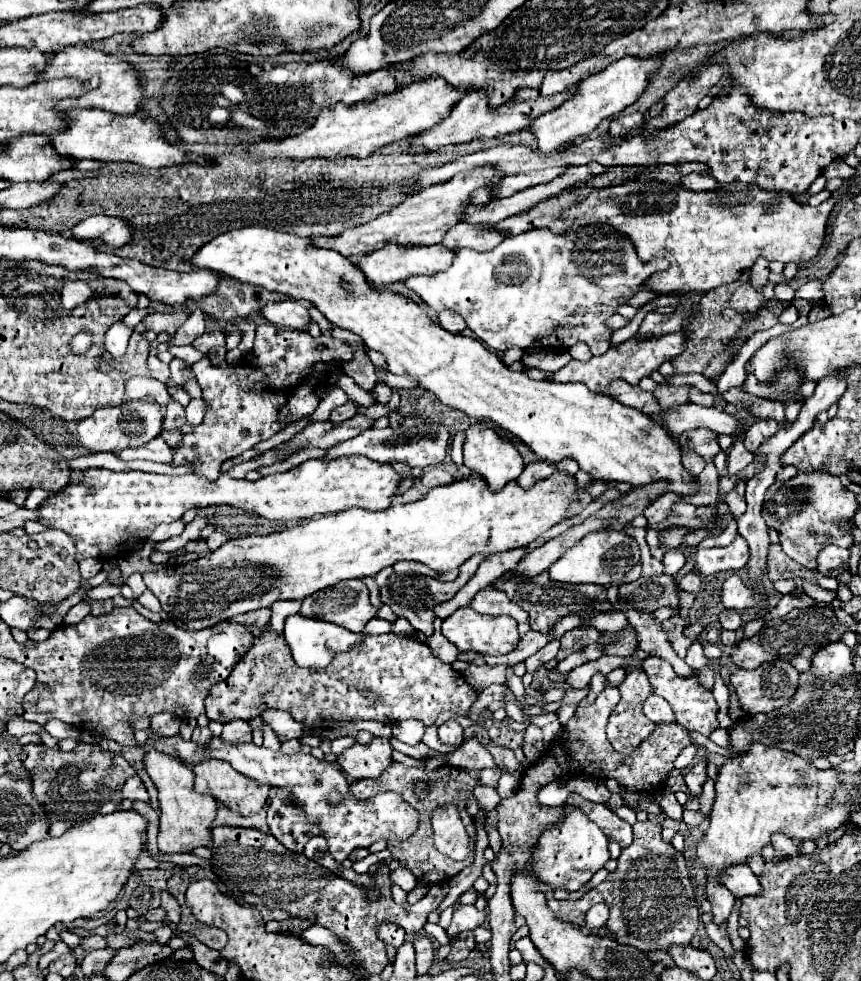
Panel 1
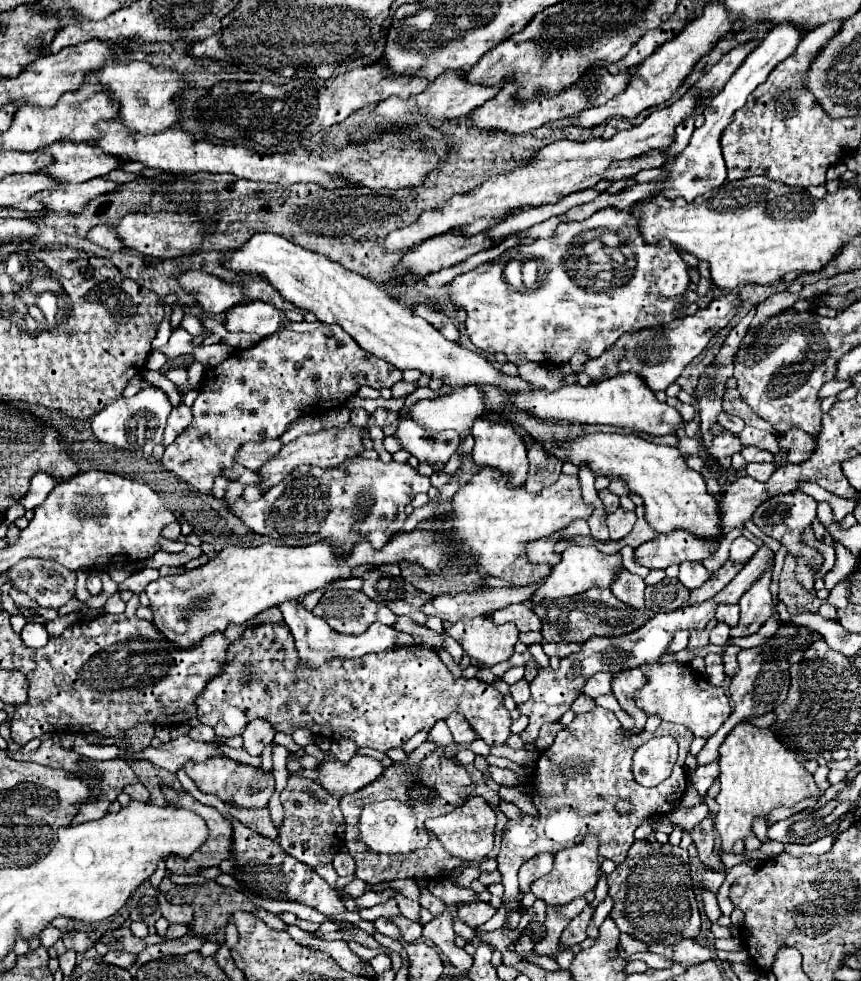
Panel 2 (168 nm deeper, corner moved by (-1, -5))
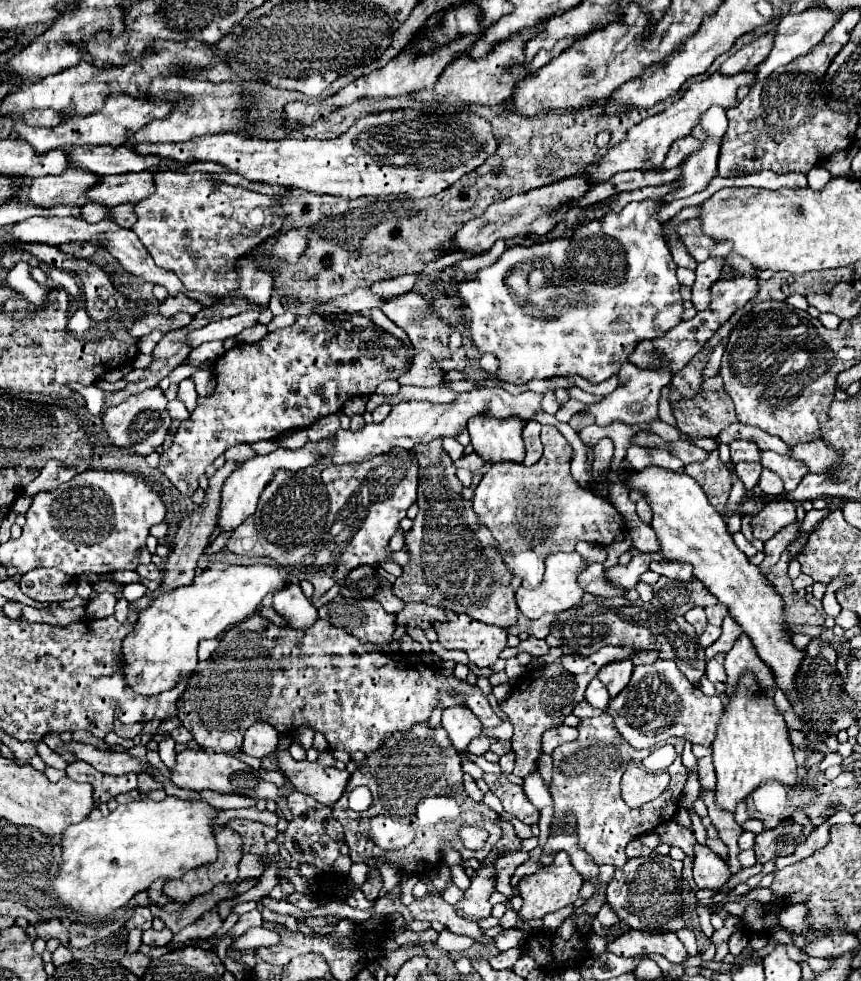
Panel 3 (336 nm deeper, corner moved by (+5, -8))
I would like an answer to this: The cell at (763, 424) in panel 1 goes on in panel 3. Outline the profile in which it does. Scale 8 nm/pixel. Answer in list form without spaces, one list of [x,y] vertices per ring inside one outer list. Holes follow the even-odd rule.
[[[743,461],[743,463],[737,463],[735,465],[735,471],[737,471],[739,479],[745,483],[745,489],[747,491],[751,491],[757,485],[761,469],[763,469],[761,463],[751,463],[751,461]]]

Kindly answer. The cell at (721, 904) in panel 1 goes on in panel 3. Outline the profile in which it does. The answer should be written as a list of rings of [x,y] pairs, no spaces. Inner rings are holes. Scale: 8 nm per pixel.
[[[695,845],[695,861],[693,861],[693,879],[701,889],[719,889],[729,879],[727,863],[717,857],[709,847]]]

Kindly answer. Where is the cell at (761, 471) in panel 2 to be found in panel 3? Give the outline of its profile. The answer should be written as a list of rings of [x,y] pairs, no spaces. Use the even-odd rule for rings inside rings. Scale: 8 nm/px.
[[[763,469],[761,471],[761,477],[759,477],[759,485],[757,485],[765,495],[781,495],[785,489],[783,489],[783,481],[773,473],[773,471],[767,471]]]

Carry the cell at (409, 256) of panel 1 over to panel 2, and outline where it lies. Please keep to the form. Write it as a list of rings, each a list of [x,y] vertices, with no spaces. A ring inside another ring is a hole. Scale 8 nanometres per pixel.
[[[445,232],[445,236],[433,236],[433,240],[423,240],[421,244],[405,252],[403,266],[413,274],[415,280],[421,280],[431,272],[455,266],[471,254],[493,246],[497,244],[493,244],[493,240],[485,236],[485,232],[473,236],[461,236],[461,232]]]

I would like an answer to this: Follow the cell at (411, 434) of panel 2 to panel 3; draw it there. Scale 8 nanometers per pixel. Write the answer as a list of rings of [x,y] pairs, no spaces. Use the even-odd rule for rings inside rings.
[[[445,437],[445,439],[443,439],[443,449],[445,449],[445,453],[447,453],[453,461],[457,461],[457,459],[463,455],[463,445],[459,445],[459,441],[453,439],[453,437]]]

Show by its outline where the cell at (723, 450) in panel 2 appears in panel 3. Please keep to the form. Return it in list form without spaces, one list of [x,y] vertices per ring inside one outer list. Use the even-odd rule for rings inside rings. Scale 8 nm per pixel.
[[[731,441],[729,449],[731,449],[731,461],[733,463],[759,461],[759,447],[751,441]]]

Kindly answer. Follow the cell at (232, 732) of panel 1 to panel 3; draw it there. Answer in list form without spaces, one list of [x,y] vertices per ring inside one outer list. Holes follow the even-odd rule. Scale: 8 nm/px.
[[[255,723],[247,729],[241,751],[261,759],[269,753],[275,753],[277,745],[279,745],[279,733],[267,723]]]

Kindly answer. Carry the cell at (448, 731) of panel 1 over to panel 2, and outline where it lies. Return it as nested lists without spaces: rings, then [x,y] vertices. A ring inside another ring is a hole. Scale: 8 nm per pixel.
[[[459,712],[449,714],[449,718],[445,722],[447,722],[447,726],[449,726],[449,730],[451,730],[451,734],[453,734],[457,744],[469,744],[469,742],[473,742],[477,738],[477,734],[473,732],[471,724]]]

